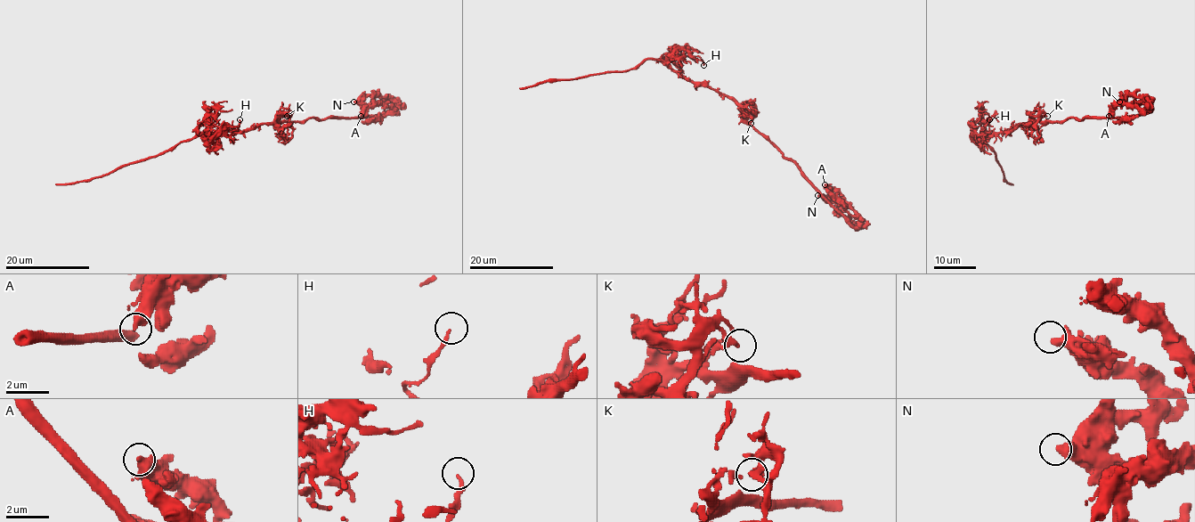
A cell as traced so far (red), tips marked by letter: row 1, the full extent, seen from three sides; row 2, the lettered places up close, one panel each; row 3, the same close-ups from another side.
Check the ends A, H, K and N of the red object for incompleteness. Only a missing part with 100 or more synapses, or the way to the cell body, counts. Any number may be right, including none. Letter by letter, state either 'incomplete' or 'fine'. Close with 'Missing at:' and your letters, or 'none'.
A: fine
H: fine
K: fine
N: fine
Missing at: none

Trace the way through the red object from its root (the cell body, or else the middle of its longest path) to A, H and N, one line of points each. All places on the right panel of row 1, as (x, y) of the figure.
A: (1021, 124), (1063, 122), (1069, 118), (1126, 118), (1144, 115), (1150, 110), (1128, 108), (1119, 103), (1109, 116)
H: (1021, 124), (1012, 131), (995, 133), (978, 140), (973, 137), (981, 133), (989, 119)
N: (1021, 124), (1127, 118), (1145, 115), (1151, 109), (1145, 98), (1126, 95), (1119, 101)

